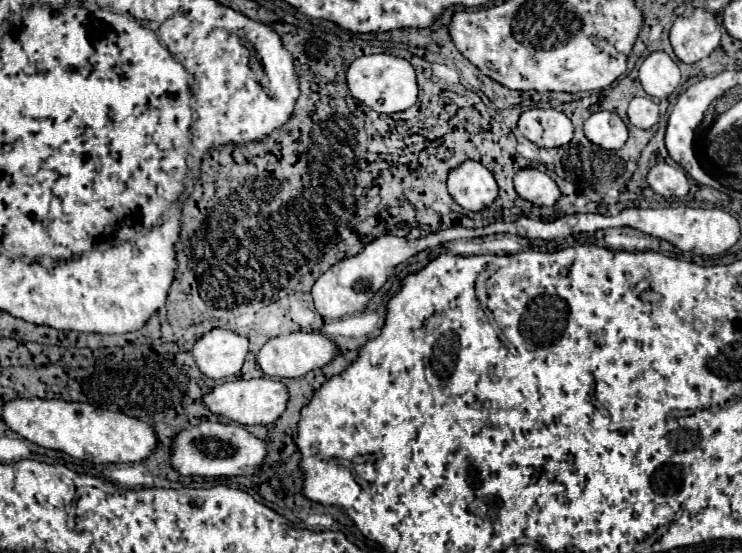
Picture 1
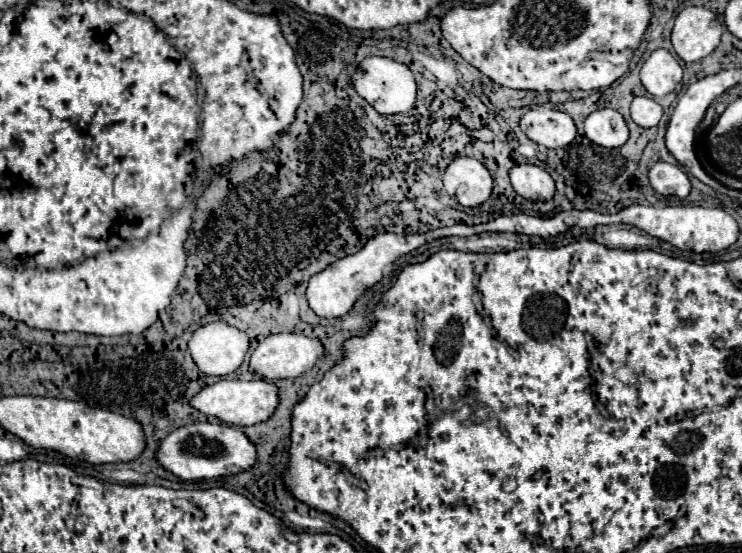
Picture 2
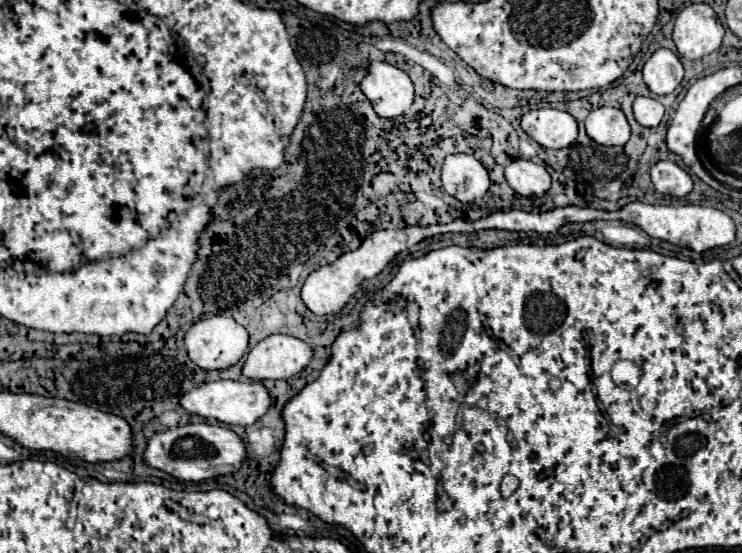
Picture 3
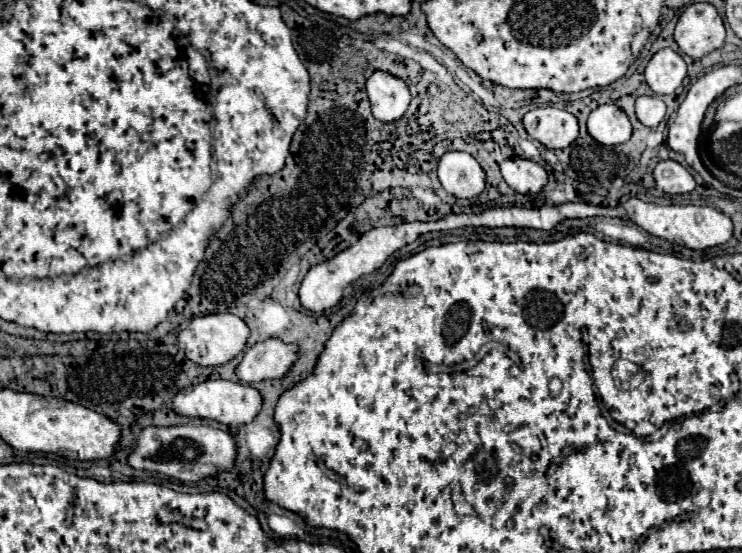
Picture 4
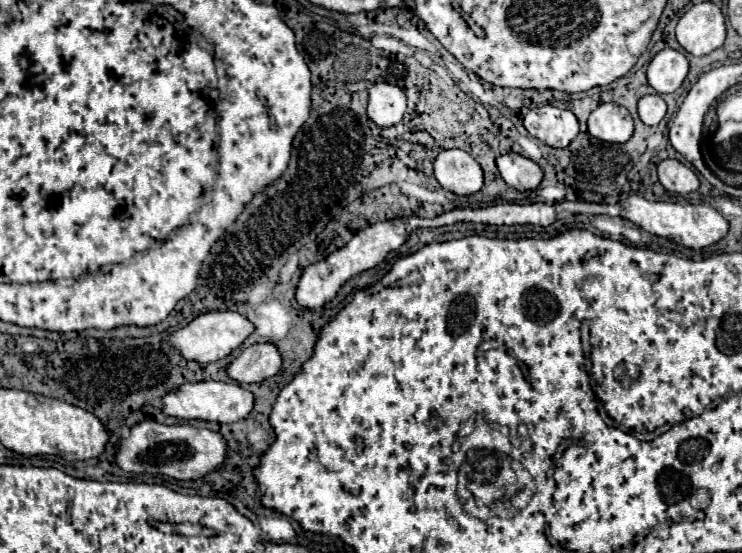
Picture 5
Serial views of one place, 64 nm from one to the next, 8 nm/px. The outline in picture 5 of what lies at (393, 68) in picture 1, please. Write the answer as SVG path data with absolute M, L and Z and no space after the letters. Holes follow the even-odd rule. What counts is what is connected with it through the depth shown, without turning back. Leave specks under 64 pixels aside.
M374 84L368 98L368 118L378 128L396 126L406 110L406 96L398 86Z

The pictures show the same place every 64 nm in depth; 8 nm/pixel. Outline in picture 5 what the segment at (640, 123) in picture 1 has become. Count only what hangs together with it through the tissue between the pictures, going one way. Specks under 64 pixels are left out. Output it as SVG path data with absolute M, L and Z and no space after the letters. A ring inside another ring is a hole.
M660 94L642 96L638 100L638 116L646 126L658 126L660 120L666 116L666 102Z

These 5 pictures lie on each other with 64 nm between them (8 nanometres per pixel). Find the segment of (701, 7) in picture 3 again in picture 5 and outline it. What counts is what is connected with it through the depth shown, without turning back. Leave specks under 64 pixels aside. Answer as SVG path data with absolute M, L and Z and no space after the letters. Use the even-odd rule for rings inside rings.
M712 2L694 4L676 26L676 40L692 56L704 56L724 44L726 24L722 10Z

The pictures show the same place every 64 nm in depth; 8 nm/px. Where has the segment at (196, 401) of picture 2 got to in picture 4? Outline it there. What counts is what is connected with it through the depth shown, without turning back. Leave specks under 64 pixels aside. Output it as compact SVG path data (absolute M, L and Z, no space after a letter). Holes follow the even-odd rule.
M206 380L200 384L192 384L182 388L174 398L172 398L172 410L180 416L196 416L196 418L206 418L214 420L220 424L230 424L230 426L240 426L252 422L256 412L260 412L260 394L246 384L240 382L228 382L228 380Z

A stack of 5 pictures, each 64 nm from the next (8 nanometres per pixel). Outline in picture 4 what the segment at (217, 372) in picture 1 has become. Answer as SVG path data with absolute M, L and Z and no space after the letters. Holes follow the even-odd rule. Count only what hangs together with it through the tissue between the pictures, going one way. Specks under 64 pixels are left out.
M208 314L194 318L186 330L178 334L178 342L184 344L184 352L188 360L192 360L198 366L218 366L234 356L238 356L246 344L246 338L250 334L250 328L246 322L234 314Z

